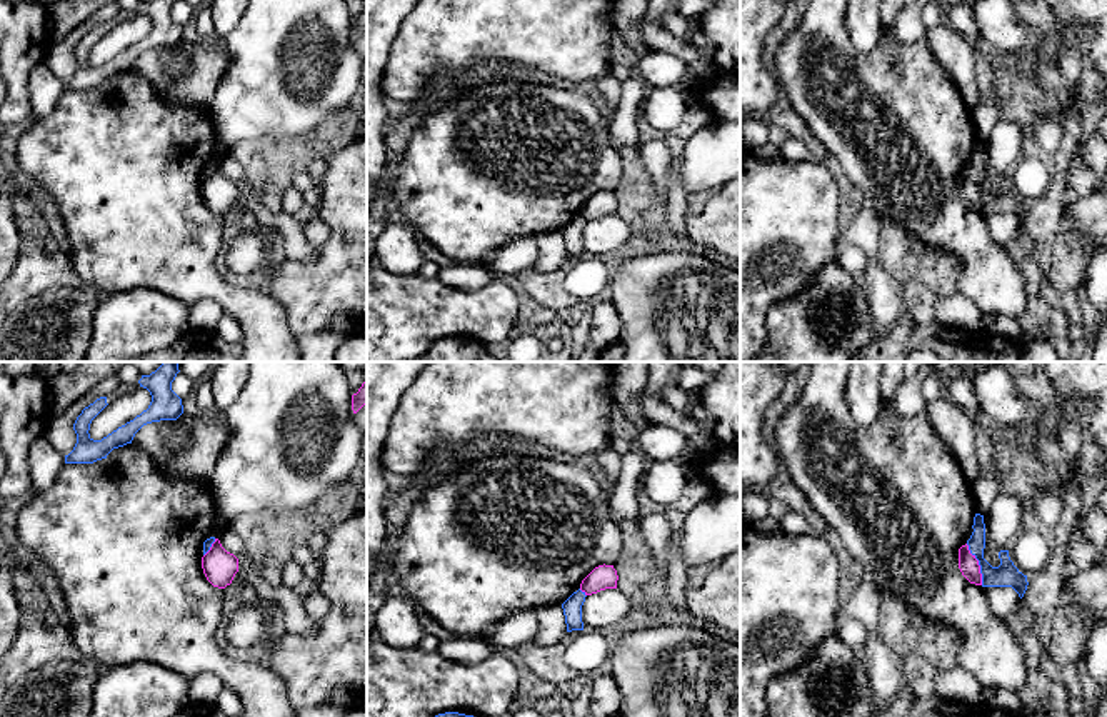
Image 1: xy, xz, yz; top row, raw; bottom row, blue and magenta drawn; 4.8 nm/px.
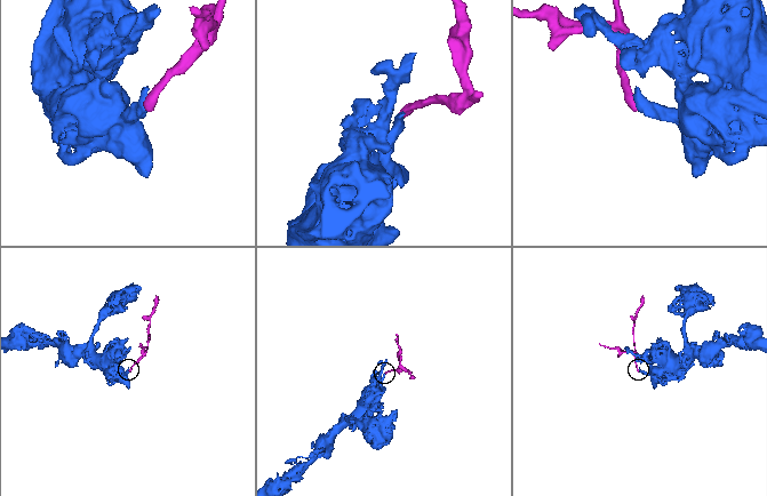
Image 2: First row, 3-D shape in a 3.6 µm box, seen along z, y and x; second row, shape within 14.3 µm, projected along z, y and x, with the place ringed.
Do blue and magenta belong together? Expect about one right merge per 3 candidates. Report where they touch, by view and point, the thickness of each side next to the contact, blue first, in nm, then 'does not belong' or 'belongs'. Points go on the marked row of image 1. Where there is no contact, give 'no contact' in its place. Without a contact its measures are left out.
contact yz (979, 564); calibres 110 and 100 nm; does not belong

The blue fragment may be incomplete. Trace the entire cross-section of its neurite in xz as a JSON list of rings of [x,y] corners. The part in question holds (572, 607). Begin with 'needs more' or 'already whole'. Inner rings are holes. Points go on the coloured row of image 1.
already whole; [[[579,589],[562,604],[567,632],[584,630],[582,605],[585,602],[585,597],[585,592]]]

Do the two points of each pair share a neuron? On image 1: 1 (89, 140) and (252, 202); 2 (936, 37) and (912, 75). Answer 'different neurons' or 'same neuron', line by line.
1: different neurons
2: different neurons

